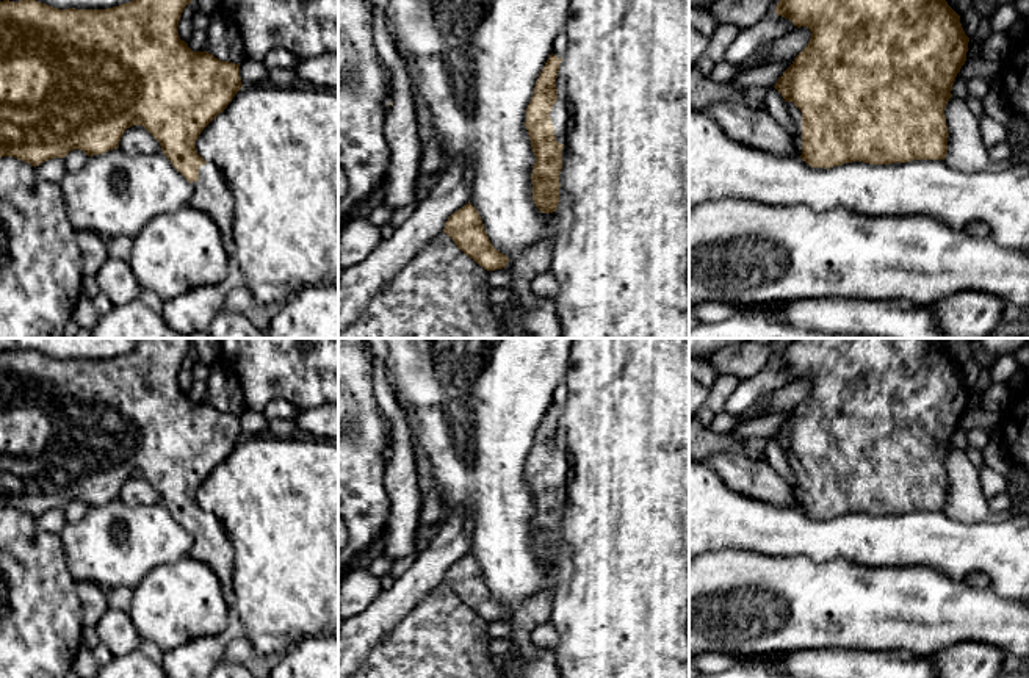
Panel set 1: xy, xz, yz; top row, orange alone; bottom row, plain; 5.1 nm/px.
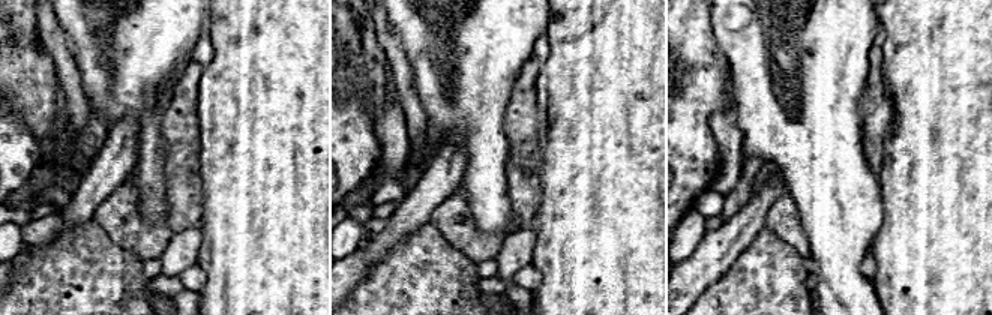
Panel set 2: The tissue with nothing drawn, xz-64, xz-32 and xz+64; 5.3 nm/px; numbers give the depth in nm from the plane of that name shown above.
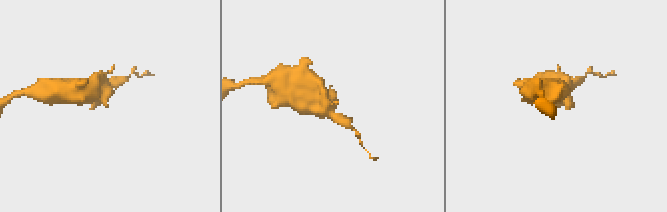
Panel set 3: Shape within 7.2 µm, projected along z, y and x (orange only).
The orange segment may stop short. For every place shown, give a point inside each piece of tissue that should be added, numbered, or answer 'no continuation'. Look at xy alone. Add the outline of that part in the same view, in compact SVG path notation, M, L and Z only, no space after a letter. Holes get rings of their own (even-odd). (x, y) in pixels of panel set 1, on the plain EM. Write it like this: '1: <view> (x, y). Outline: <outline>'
1: xy (212, 547). Outline: M205 514L199 518L199 531L193 532L193 539L194 543L188 556L207 564L215 572L222 586L224 598L232 612L235 606L235 553L227 539L224 526L211 514Z

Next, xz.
1: xz (558, 465). Outline: M559 446L556 454L551 459L550 468L554 478L556 492L559 495L564 495L567 487L567 456Z

